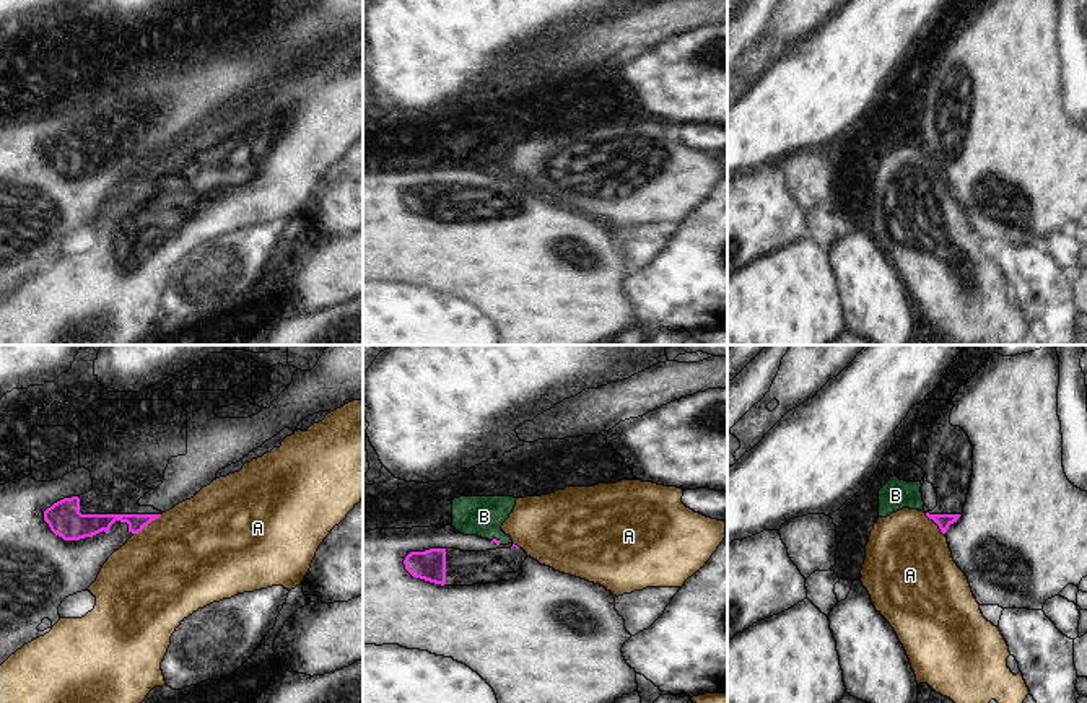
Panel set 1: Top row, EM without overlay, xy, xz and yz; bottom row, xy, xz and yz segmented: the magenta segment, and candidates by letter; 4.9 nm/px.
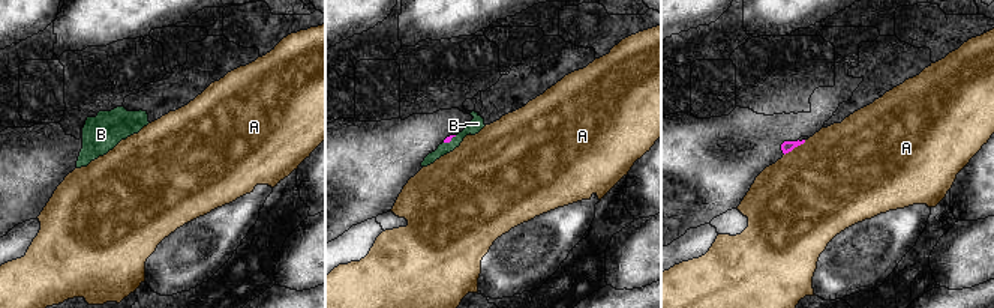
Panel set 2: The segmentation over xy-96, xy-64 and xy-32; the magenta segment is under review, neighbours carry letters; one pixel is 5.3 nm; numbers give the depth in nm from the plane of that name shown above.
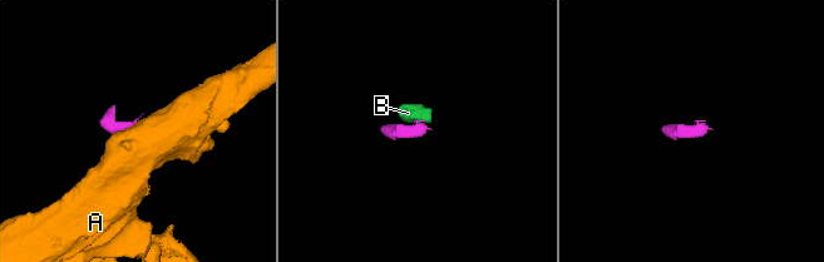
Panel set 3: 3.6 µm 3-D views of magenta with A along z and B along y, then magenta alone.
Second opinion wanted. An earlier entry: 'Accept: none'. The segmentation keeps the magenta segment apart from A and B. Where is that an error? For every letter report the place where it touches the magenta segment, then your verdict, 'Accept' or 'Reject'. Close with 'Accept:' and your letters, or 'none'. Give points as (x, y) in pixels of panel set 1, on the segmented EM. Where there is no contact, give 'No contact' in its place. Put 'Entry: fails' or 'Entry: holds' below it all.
A: Touches magenta at xy (147, 524). Reject
B: Touches magenta at xz (497, 541). Reject
Accept: none.
Entry: holds

